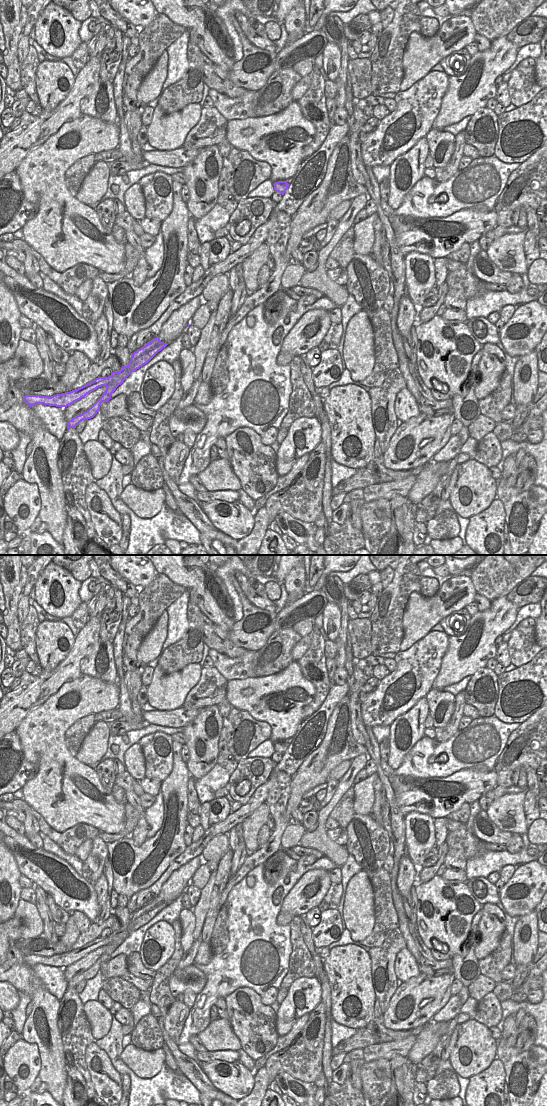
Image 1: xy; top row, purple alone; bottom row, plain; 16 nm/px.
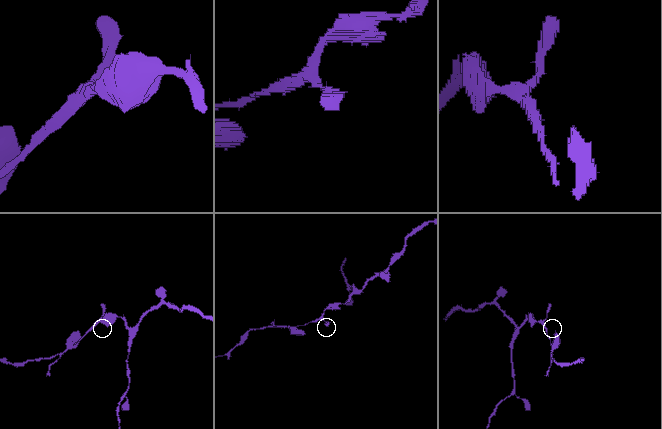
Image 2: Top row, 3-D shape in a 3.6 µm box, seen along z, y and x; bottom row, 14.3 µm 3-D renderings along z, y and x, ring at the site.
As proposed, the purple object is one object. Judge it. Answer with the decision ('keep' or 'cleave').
keep

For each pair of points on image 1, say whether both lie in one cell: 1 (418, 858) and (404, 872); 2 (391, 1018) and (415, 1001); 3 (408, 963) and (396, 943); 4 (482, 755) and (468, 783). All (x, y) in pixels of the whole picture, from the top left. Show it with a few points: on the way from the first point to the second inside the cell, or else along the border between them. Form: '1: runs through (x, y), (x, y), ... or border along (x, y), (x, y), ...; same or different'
1: border along (407, 856), (416, 871); different
2: runs through (395, 1010), (395, 1006), (398, 1003), (407, 1003); same
3: border along (406, 947), (396, 955), (395, 973); different
4: border along (493, 769), (462, 768), (452, 774); different

